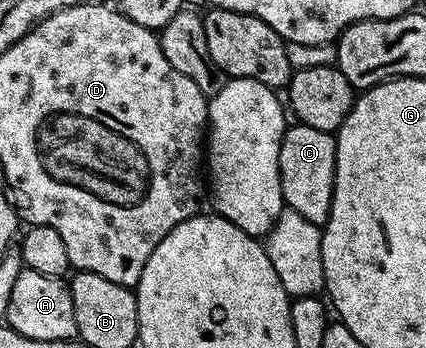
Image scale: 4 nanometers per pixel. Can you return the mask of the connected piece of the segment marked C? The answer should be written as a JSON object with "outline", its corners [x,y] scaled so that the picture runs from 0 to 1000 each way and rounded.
{"outline":[[[683,353],[657,408],[657,534],[669,595],[695,603],[723,638],[756,649],[775,621],[789,500],[786,382],[732,374],[732,362]]]}

